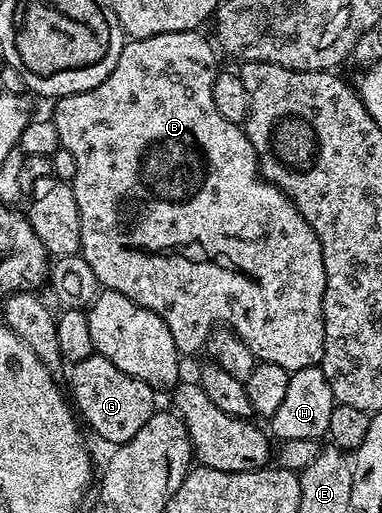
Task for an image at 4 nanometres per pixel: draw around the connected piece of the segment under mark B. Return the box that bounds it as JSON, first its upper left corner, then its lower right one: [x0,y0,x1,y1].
[50,30,328,372]

